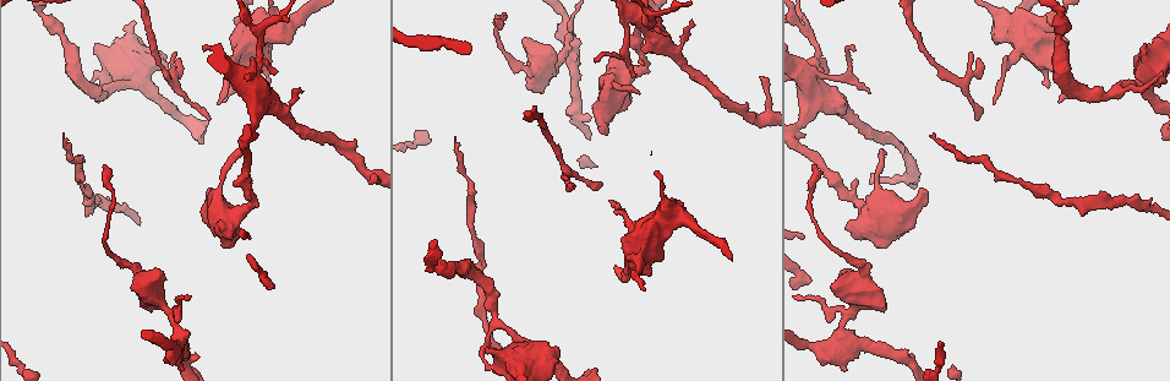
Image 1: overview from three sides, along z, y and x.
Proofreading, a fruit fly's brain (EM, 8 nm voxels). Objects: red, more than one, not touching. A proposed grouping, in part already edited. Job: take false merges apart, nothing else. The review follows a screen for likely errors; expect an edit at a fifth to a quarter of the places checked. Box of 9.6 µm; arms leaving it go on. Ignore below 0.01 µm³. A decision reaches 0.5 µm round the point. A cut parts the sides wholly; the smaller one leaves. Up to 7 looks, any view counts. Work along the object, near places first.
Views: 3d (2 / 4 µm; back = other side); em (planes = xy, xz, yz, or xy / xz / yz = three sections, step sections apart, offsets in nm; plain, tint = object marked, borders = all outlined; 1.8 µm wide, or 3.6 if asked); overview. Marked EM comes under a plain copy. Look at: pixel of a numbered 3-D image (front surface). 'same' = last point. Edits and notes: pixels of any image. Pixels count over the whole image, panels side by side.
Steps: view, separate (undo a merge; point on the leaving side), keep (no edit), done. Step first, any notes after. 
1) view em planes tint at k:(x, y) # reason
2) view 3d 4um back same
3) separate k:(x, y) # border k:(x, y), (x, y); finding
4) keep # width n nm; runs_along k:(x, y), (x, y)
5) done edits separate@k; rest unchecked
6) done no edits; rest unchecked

view em planes borders at 1:(843, 338) # side arm on a straight run

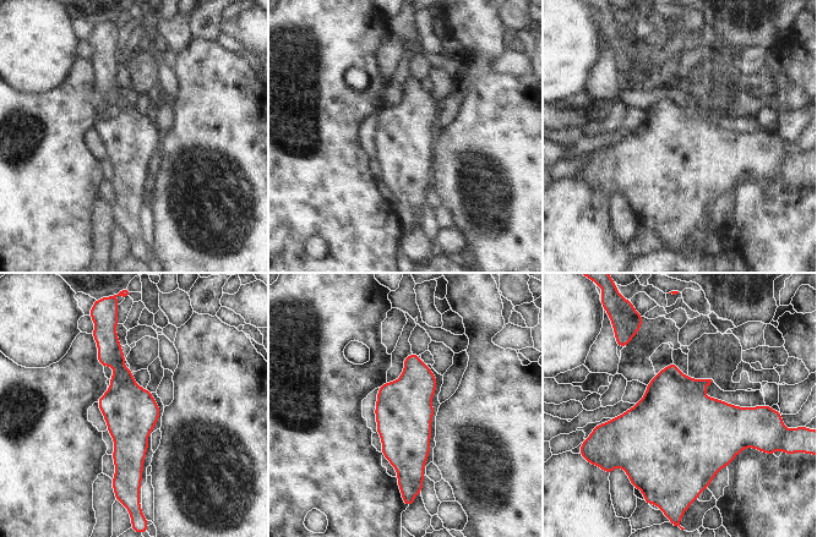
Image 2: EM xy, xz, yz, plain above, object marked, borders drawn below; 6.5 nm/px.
keep # one cell here

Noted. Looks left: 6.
view 3d 4um at 1:(647, 64) # sharp bend

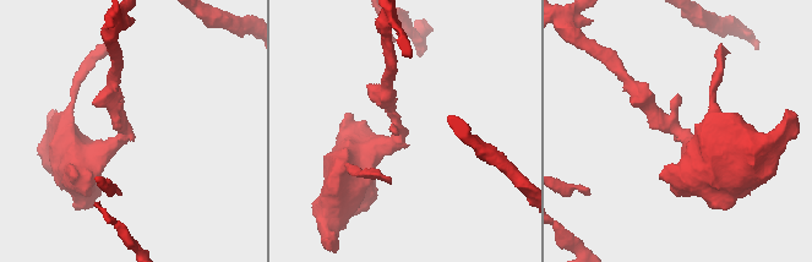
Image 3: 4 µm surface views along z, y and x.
view em planes tint at 3:(127, 132) # now the EM

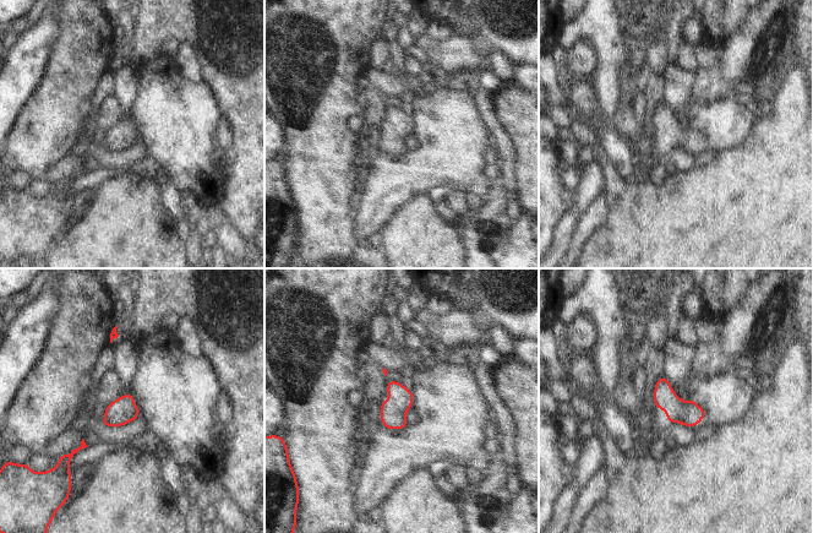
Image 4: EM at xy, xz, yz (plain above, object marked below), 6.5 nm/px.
keep # one cell here

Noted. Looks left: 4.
view 3d 4um at 1:(804, 77) # abrupt turn

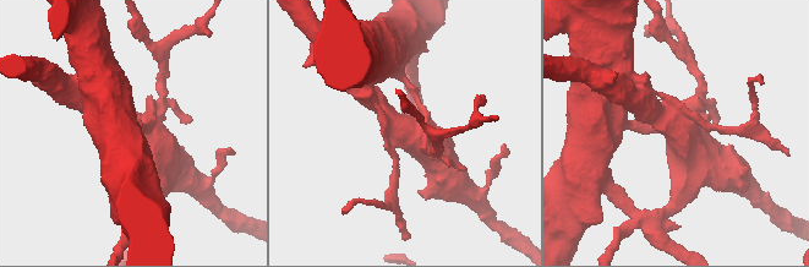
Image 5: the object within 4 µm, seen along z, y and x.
view em 3.6um xz step 8 tint at 5:(414, 132) # need the tissue

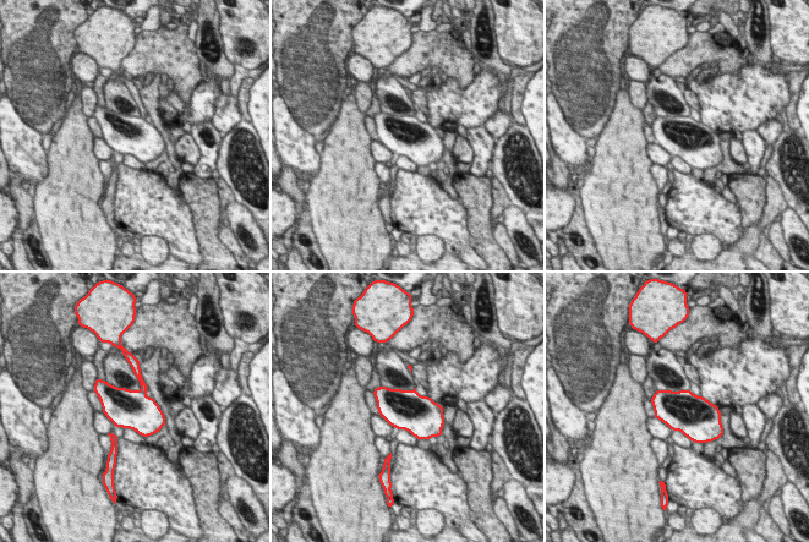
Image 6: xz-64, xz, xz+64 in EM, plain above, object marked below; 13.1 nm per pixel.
separate 6:(135, 409) # border 6:(140, 390), (145, 394); a second cell is stuck on

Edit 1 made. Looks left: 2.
done edits separate@6; rest unchecked

